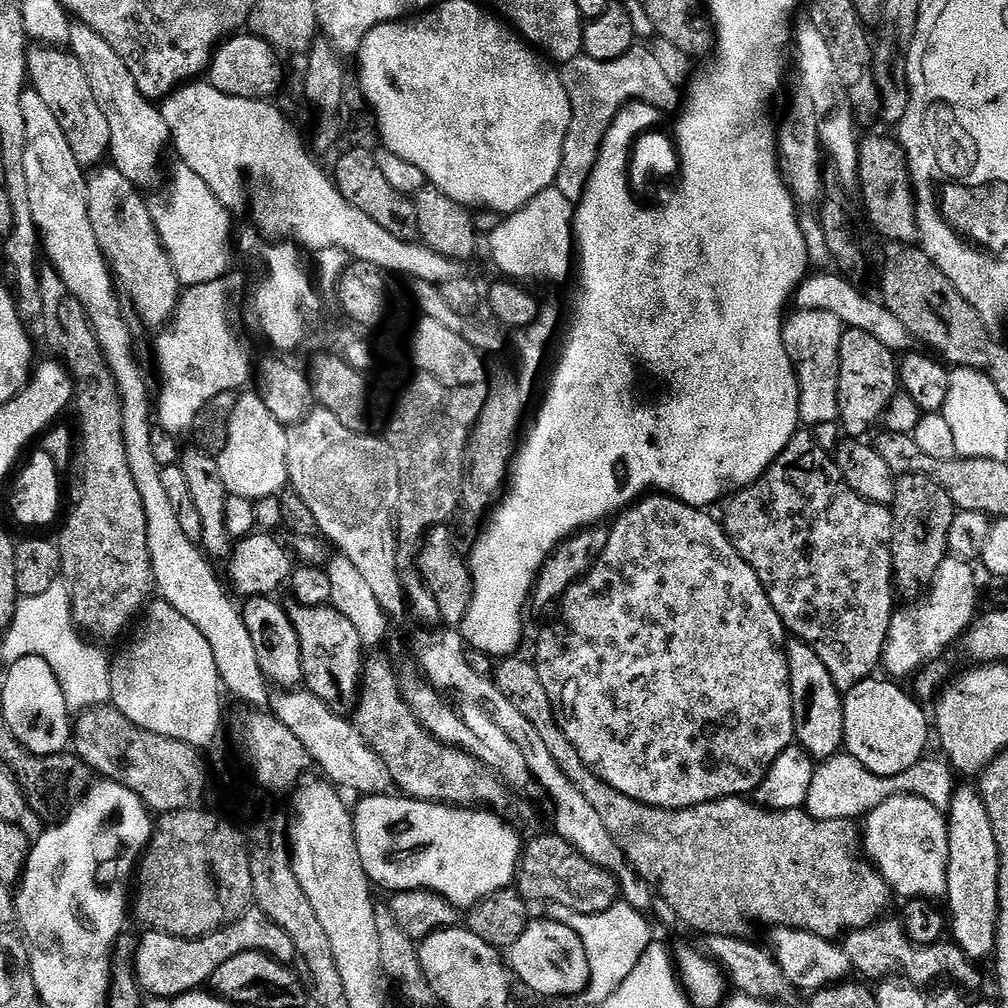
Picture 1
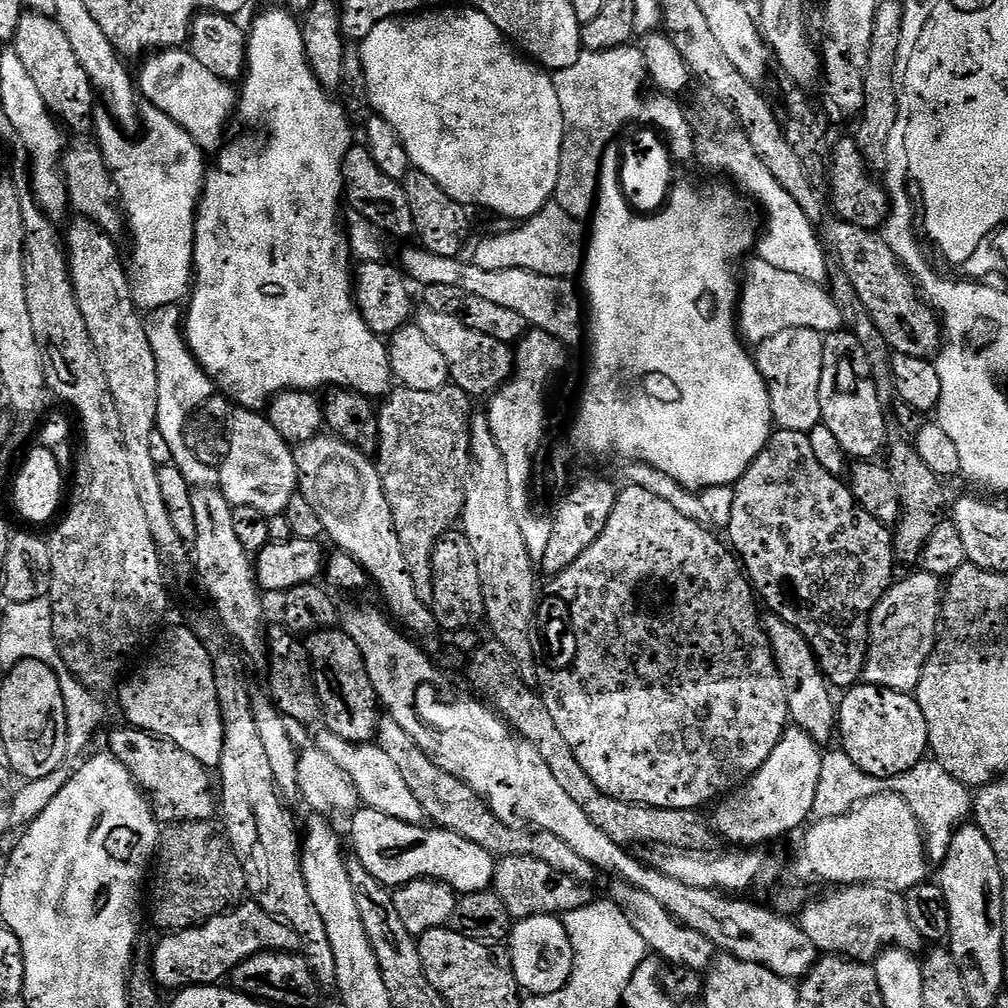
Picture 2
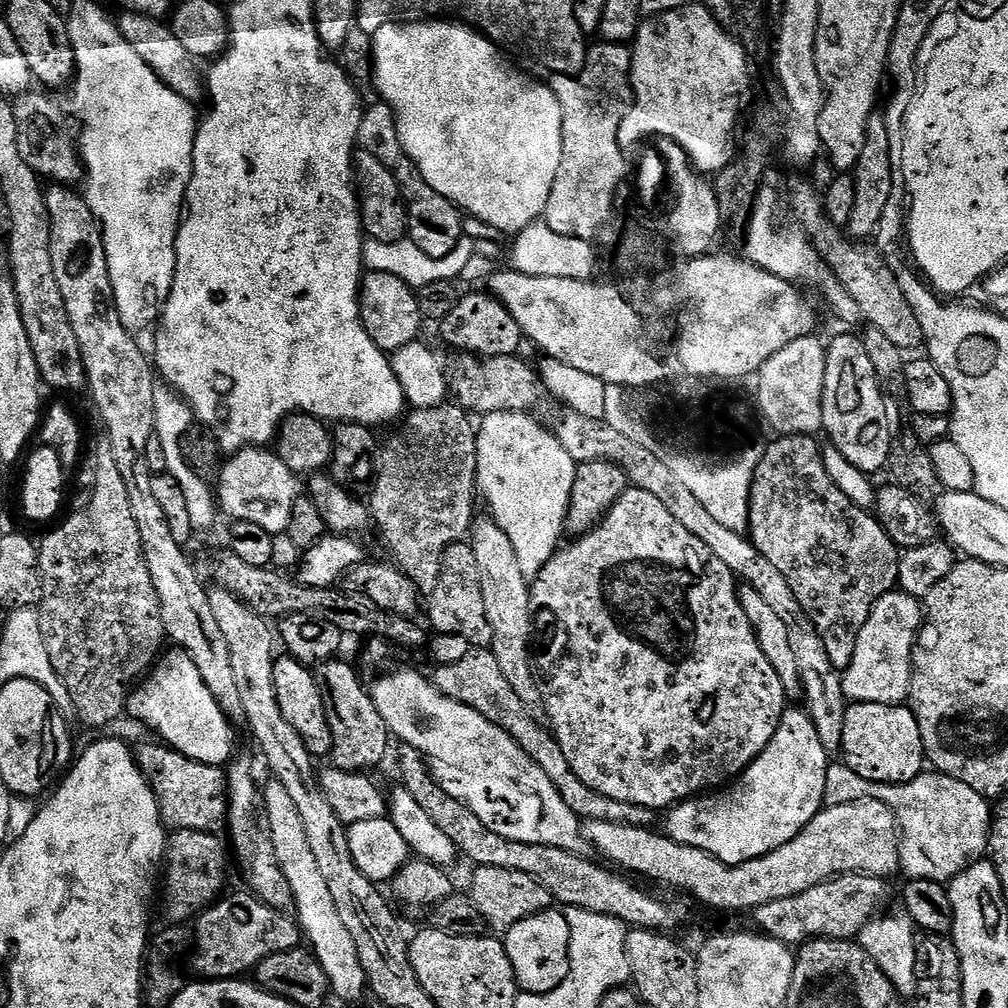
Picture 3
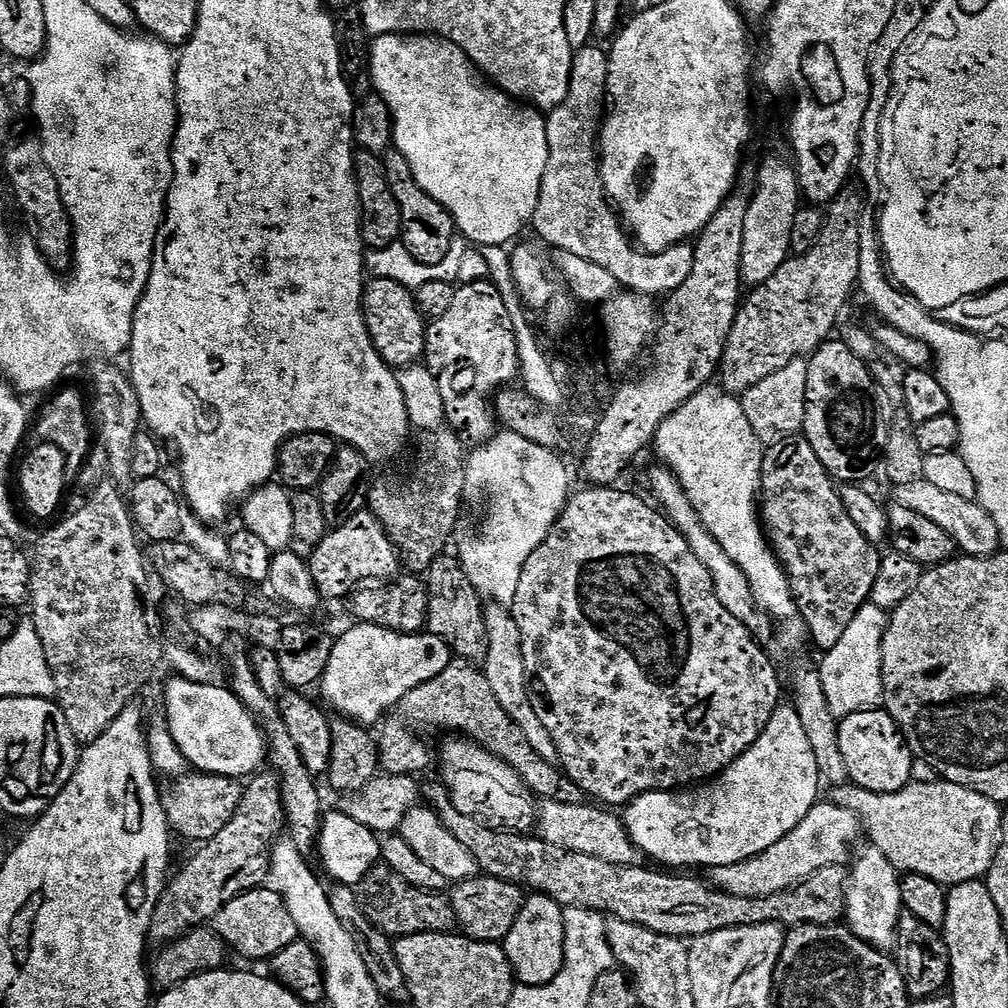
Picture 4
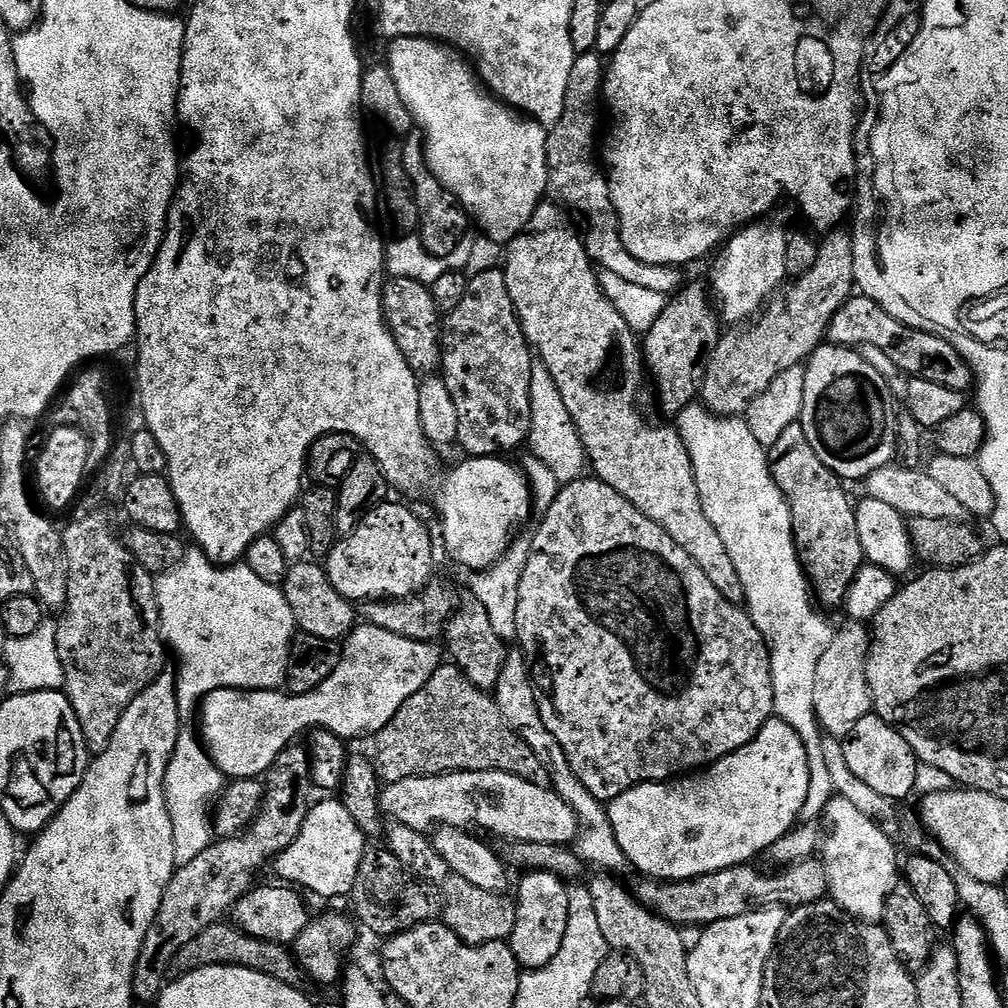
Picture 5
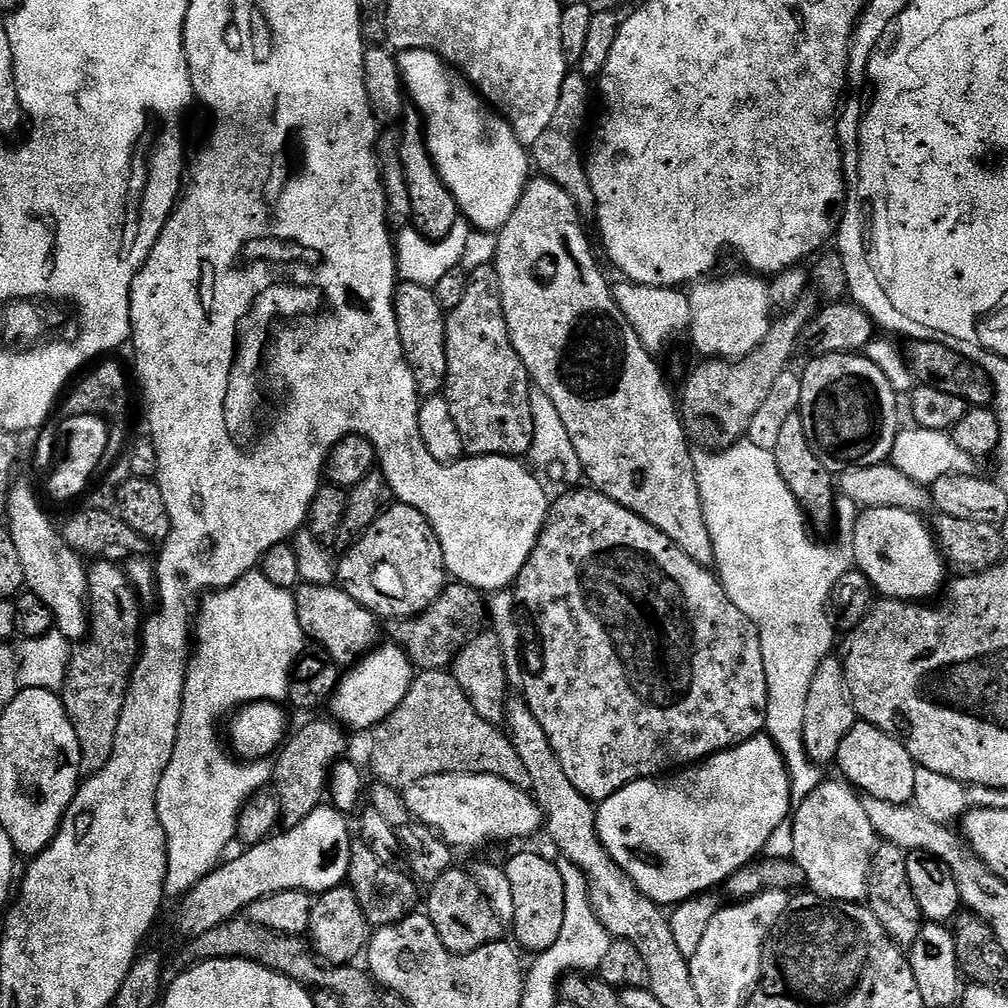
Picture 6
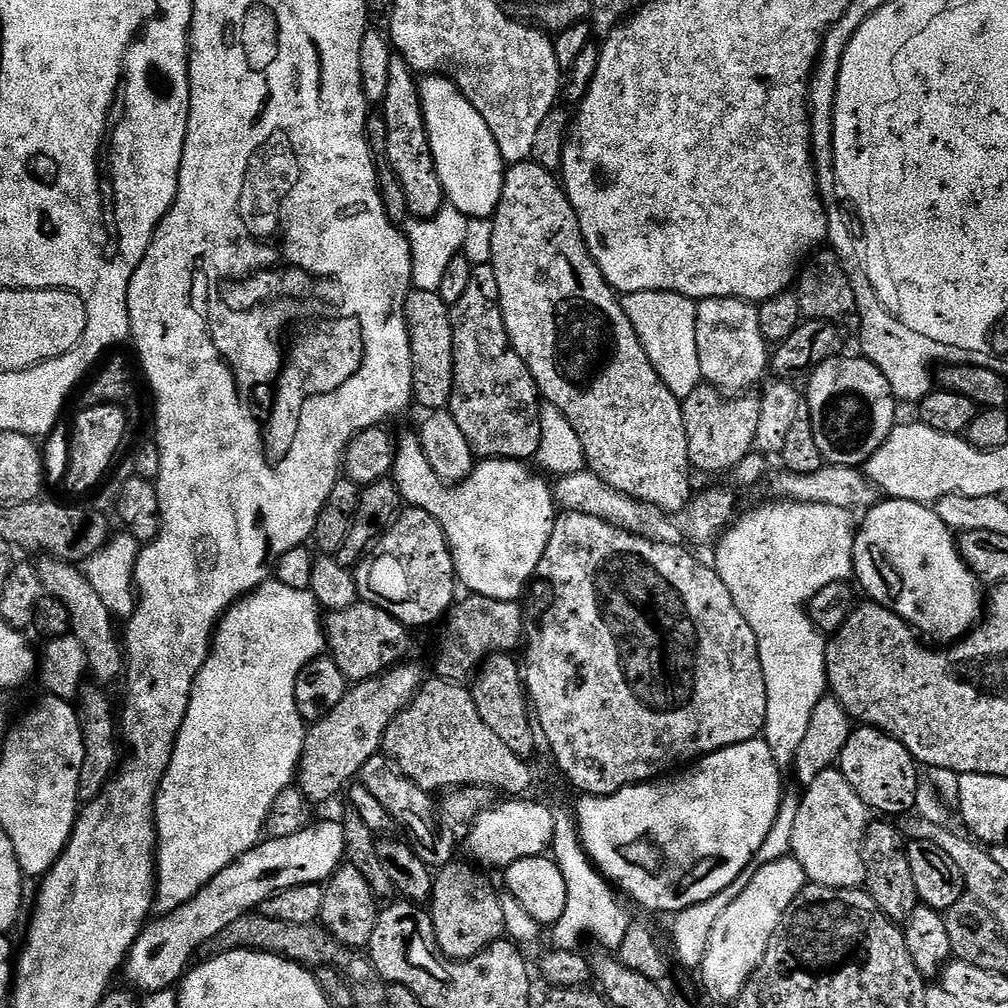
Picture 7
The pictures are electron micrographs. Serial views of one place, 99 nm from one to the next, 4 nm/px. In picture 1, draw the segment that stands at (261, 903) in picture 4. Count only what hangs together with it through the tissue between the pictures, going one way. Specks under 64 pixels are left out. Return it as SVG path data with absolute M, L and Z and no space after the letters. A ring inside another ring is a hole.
M249 910L234 923L196 940L183 940L165 932L151 930L143 934L145 936L136 944L134 971L141 993L152 998L175 998L203 989L211 981L214 970L218 970L222 962L234 958L234 954L265 952L267 956L286 965L291 965L296 958L290 934L286 934L282 926L275 924L265 912L259 910Z

